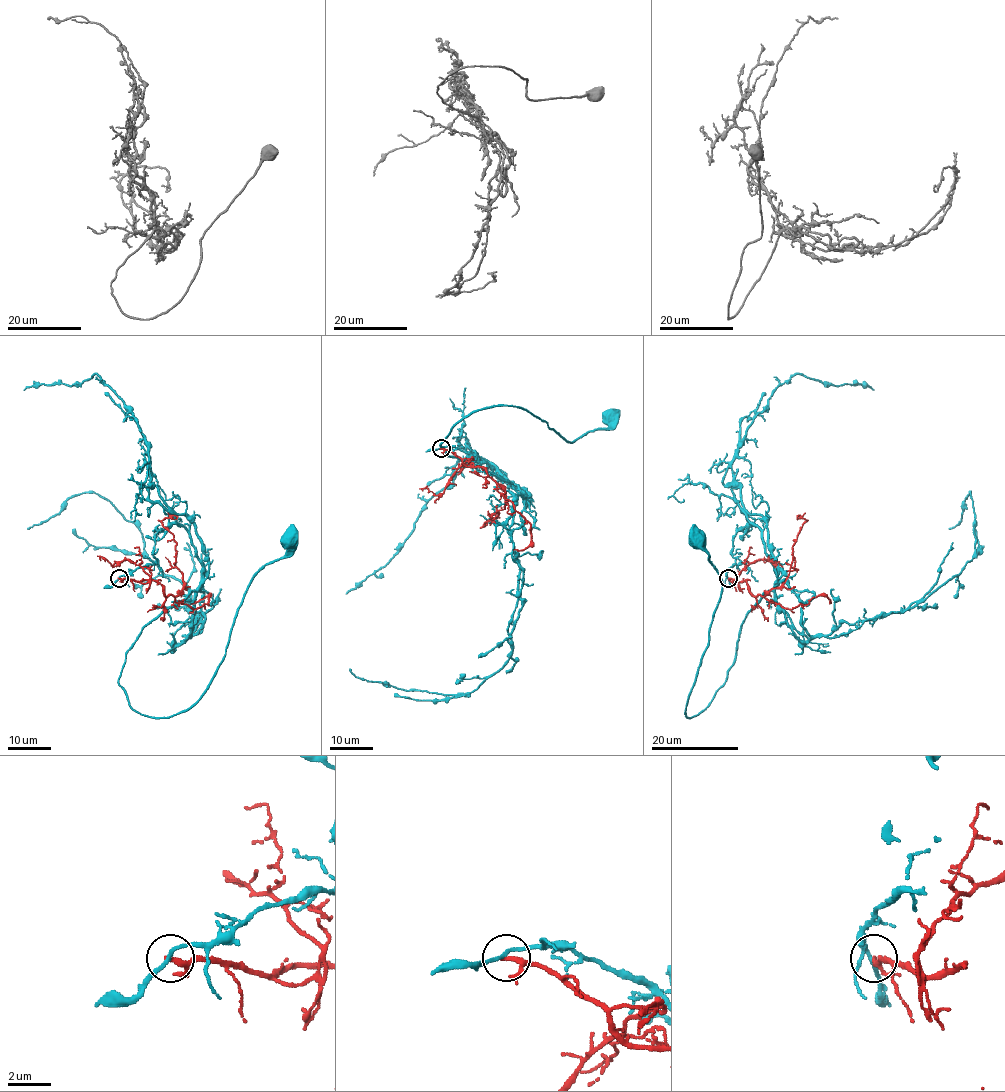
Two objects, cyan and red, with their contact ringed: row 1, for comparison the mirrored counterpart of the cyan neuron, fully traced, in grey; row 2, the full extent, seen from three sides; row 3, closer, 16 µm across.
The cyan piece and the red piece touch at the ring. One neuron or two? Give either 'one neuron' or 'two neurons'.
two neurons

